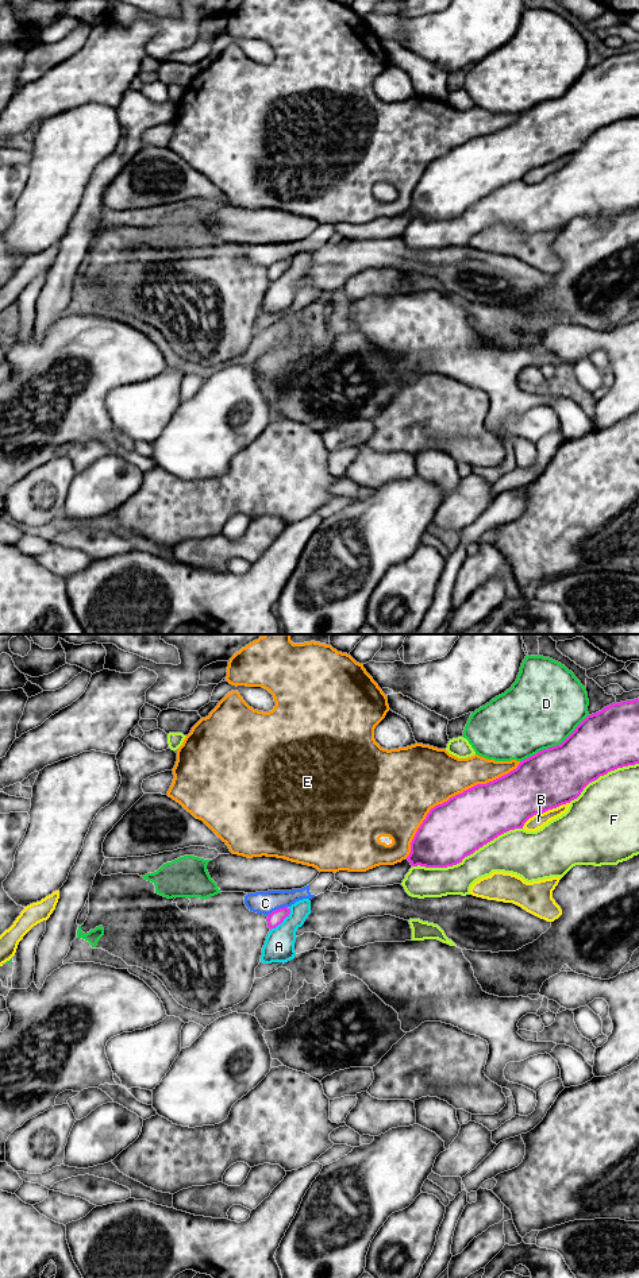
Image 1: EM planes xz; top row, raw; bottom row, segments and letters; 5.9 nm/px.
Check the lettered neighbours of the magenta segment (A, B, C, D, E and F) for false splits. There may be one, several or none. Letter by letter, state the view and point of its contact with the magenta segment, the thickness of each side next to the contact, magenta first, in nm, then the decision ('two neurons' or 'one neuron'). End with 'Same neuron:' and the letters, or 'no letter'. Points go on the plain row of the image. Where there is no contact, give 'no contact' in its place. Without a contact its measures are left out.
A: meets magenta in xz at (283, 273); 90 nm thick on the magenta side, 180 nm on the other; two neurons
B: meets magenta in xz at (545, 163); 340 nm thick on the magenta side, 90 nm on the other; two neurons
C: meets magenta in xz at (276, 262); 90 nm thick on the magenta side, 130 nm on the other; two neurons
D: meets magenta in xz at (554, 99); 340 nm thick on the magenta side, 460 nm on the other; two neurons
E: meets magenta in xz at (453, 149); 360 nm thick on the magenta side, 400 nm on the other; two neurons
F: meets magenta in xz at (466, 208); 360 nm thick on the magenta side, 240 nm on the other; two neurons
Same neuron: no letter

